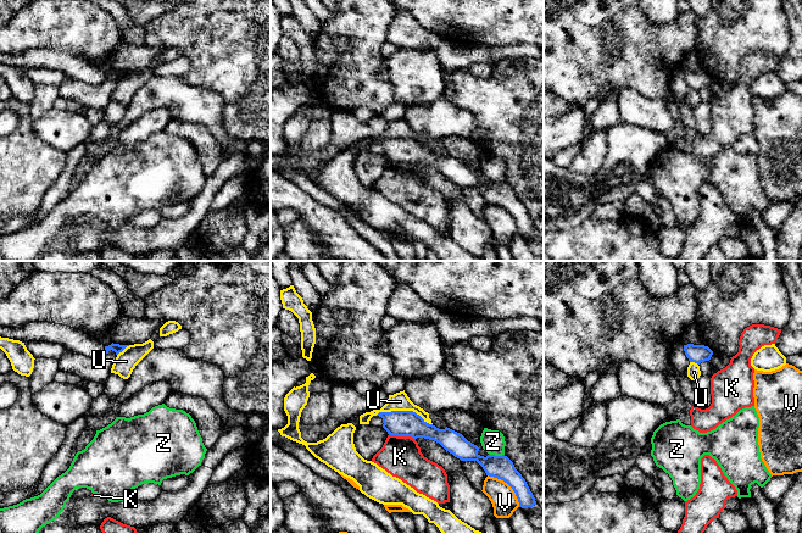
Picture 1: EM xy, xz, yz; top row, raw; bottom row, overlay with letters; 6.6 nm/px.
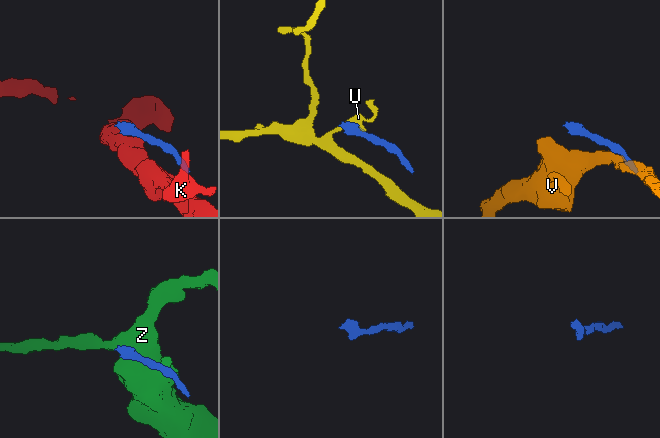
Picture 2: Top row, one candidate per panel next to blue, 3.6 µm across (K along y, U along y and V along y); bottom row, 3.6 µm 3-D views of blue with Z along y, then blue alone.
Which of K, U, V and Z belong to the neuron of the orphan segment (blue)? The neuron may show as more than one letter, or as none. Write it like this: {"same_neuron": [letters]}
{"same_neuron": []}

